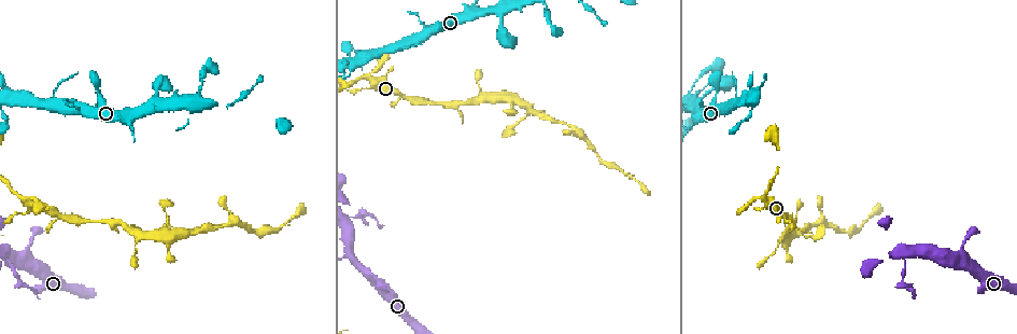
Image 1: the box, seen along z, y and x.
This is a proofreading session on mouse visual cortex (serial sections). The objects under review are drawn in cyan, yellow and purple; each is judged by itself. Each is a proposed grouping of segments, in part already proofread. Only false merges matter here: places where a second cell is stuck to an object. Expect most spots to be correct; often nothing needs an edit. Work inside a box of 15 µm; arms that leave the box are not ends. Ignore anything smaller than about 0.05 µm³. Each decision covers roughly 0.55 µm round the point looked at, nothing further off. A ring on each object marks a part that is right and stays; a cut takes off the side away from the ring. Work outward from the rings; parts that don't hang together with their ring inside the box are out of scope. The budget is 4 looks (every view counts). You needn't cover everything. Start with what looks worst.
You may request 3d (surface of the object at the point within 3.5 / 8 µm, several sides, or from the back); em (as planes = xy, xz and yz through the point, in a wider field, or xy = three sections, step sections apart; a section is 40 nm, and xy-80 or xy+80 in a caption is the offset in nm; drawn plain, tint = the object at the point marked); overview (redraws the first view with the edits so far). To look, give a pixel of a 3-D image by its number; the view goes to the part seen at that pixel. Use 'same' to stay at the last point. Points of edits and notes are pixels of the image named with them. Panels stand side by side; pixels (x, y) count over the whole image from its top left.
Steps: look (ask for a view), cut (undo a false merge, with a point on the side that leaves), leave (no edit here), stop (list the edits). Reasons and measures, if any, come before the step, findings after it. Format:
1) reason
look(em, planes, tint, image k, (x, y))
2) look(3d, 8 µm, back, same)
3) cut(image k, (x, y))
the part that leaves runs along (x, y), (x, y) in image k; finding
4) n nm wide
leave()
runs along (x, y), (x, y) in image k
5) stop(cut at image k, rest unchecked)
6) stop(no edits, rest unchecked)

sudden change in width
look(3d, 3.5 µm, image 1, (784, 232))

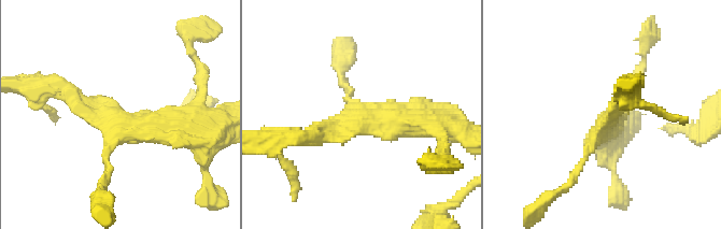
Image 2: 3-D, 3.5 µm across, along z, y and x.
look(em, planes, tint, image 2, (355, 124))

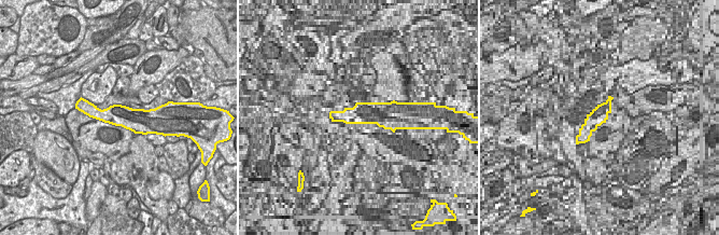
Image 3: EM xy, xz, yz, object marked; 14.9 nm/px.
320 nm wide
leave()
runs along (84, 108), (103, 115), (152, 112) in image 3; continuous, no second cell

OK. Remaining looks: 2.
thin neck
look(3d, 3.5 µm, image 1, (558, 123))

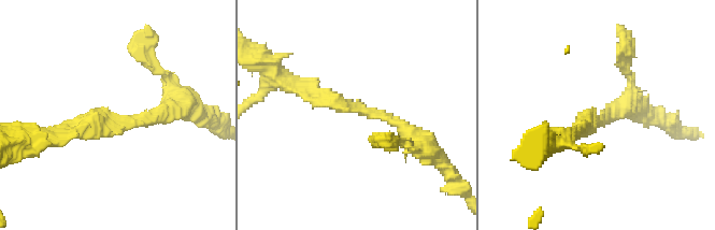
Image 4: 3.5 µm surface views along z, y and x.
arms of 200, 250 nm; now the EM
look(em, xy, step 1, tint, image 4, (122, 128))

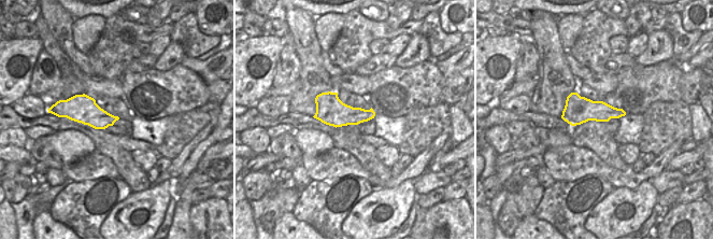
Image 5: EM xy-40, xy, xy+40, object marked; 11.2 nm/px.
leave()
runs along (297, 84), (383, 114), (418, 144) in image 4; one cell here

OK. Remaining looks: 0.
stop(no edits, rest unchecked)

